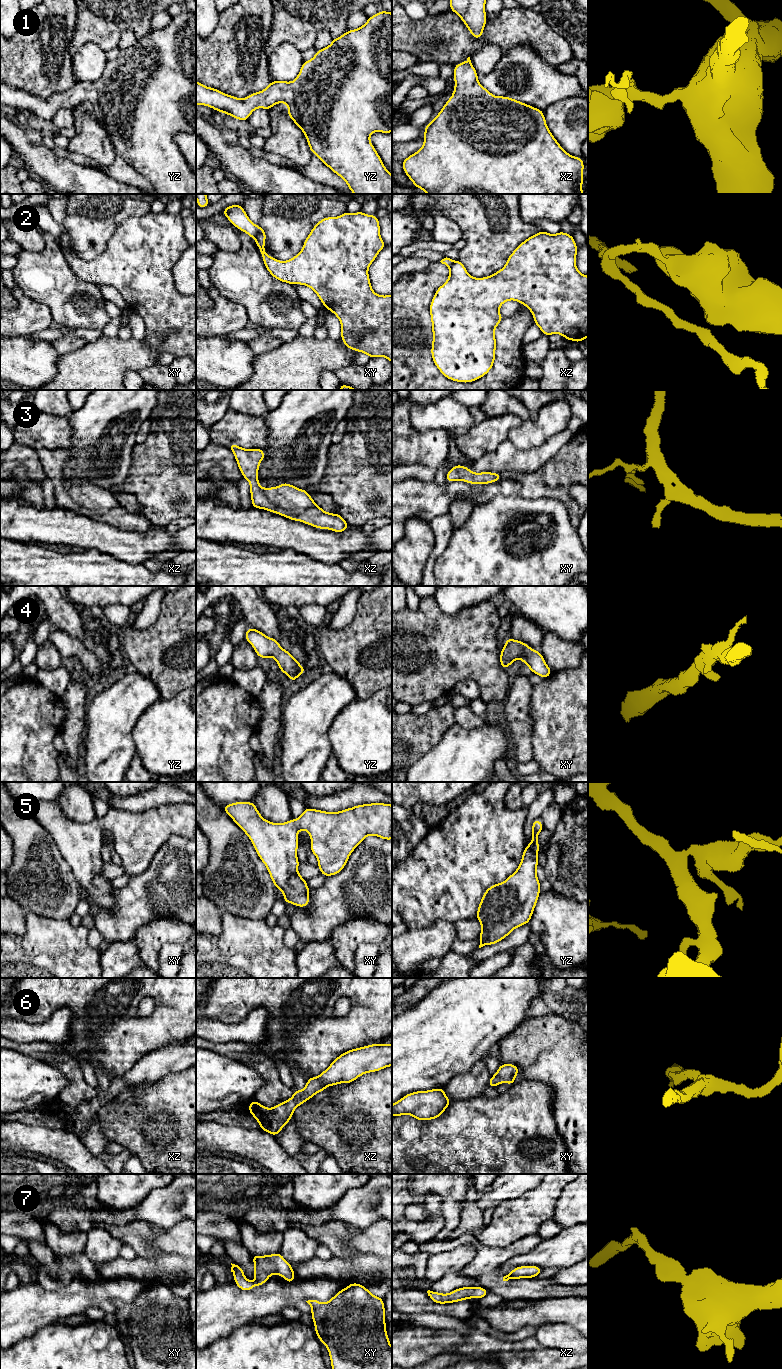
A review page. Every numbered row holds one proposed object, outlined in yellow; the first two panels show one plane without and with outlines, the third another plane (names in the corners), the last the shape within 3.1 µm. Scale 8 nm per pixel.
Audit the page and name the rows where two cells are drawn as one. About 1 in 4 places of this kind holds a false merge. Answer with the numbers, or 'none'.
2

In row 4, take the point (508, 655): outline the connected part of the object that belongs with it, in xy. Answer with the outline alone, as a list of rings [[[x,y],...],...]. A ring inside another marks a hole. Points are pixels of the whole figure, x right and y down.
[[[508,638],[500,654],[501,667],[505,670],[517,658],[520,658],[531,672],[539,675],[542,679],[553,673],[546,664],[542,653],[532,649],[522,641]]]

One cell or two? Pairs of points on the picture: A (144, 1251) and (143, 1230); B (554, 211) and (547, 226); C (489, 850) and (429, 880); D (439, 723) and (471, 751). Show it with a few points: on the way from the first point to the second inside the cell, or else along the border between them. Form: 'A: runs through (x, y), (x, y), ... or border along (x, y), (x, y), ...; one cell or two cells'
A: runs through (142, 1246), (142, 1235); one cell
B: border along (559, 222), (537, 219), (533, 223); two cells
C: runs through (475, 853), (466, 853), (444, 875); one cell
D: border along (454, 722), (433, 748); two cells

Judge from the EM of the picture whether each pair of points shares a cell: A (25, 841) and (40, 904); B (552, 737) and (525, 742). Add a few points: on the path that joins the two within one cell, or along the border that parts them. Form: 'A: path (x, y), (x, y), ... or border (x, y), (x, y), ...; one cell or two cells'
A: path (36, 857), (40, 888); one cell
B: border (531, 718), (533, 758); two cells

